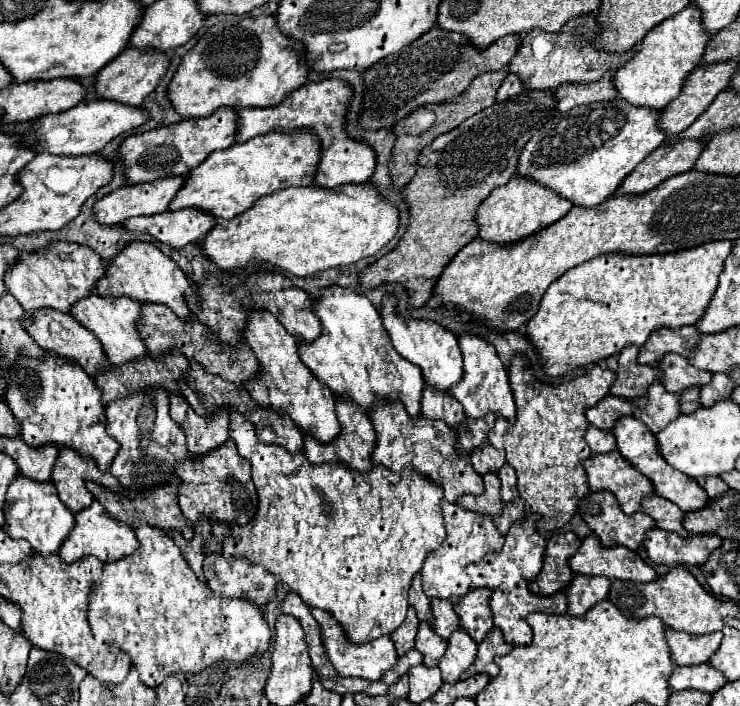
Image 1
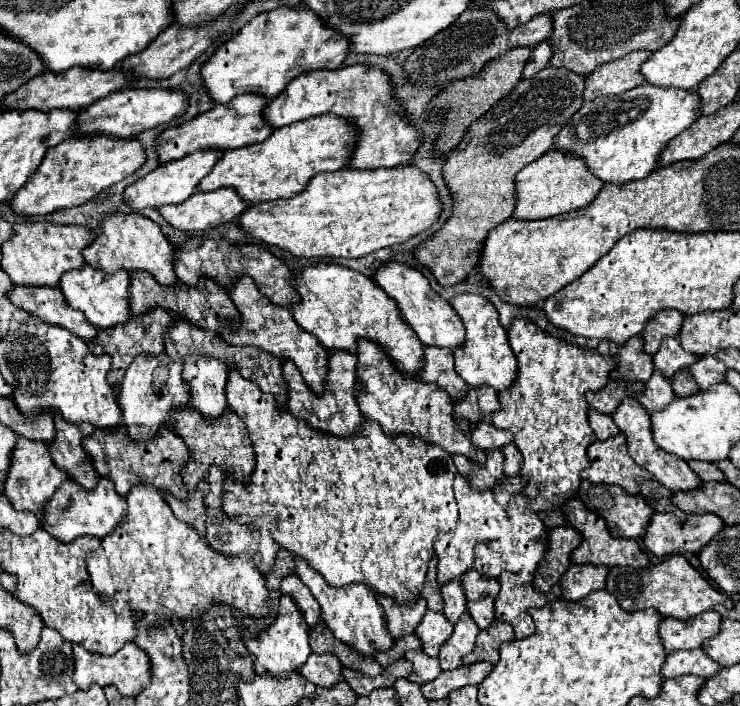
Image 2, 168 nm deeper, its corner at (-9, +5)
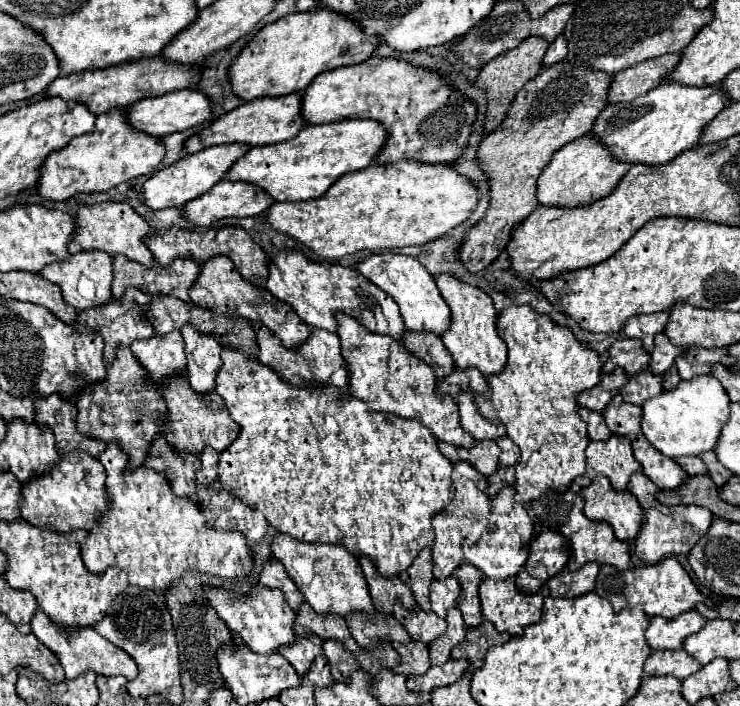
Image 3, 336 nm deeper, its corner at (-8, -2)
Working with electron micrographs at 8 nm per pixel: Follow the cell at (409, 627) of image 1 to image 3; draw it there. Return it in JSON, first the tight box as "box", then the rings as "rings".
{"box":[358,557,416,615],"rings":[[[358,557],[358,563],[364,571],[368,591],[370,591],[370,597],[372,597],[372,603],[376,609],[390,615],[396,599],[400,599],[406,609],[416,607],[412,591],[408,589],[408,585],[402,583],[400,577],[380,577],[380,573],[376,573],[376,565],[372,565],[372,561],[368,561],[368,557]]]}

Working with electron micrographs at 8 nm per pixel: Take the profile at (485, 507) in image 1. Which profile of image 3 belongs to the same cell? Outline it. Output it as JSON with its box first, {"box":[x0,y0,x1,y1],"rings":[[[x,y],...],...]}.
{"box":[438,441,500,477],"rings":[[[438,441],[438,449],[452,463],[456,463],[456,461],[468,461],[468,463],[472,463],[486,477],[492,475],[496,471],[496,467],[498,467],[500,447],[496,445],[496,441],[476,441],[472,449],[460,449],[460,447],[448,445],[444,441]]]}

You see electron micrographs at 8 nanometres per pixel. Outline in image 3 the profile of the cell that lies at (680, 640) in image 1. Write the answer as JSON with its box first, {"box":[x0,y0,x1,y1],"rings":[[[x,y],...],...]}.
{"box":[646,609,706,651],"rings":[[[694,609],[688,613],[680,613],[680,617],[674,617],[674,619],[652,617],[646,629],[646,641],[654,651],[656,649],[682,649],[684,639],[700,631],[704,623],[706,619]]]}

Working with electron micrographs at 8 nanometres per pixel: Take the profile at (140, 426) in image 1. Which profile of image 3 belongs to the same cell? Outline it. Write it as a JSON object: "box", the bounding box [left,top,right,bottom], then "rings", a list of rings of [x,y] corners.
{"box":[130,333,186,381],"rings":[[[168,333],[168,337],[154,335],[148,341],[134,341],[130,349],[152,381],[160,381],[166,375],[182,373],[186,369],[184,341],[180,333]]]}

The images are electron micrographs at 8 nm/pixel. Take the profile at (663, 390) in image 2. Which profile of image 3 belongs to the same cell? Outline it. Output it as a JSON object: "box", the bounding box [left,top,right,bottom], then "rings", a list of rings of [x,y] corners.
{"box":[620,369,662,405],"rings":[[[644,369],[632,377],[628,377],[628,383],[620,389],[626,403],[642,405],[646,399],[658,395],[662,391],[662,377],[654,375],[650,369]]]}

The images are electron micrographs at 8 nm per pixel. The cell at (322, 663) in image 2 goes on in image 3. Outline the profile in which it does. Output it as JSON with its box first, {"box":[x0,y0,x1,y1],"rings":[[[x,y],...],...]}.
{"box":[280,637,322,673],"rings":[[[296,637],[296,645],[284,645],[280,655],[286,657],[298,673],[306,673],[314,657],[322,655],[322,641],[320,637]]]}

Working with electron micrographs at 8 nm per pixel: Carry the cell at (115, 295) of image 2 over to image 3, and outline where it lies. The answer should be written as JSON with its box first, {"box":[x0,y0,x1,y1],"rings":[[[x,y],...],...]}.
{"box":[40,249,112,311],"rings":[[[90,249],[88,253],[76,253],[76,255],[70,255],[68,261],[56,261],[52,265],[46,265],[40,271],[40,275],[44,279],[60,285],[64,301],[78,311],[88,309],[88,307],[96,307],[96,305],[104,305],[106,301],[112,299],[112,293],[110,293],[112,257],[104,251],[98,251],[98,249]]]}

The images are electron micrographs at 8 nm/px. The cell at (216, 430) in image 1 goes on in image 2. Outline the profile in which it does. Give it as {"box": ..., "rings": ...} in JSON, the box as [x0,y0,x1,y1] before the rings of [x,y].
{"box":[183,356,229,422],"rings":[[[201,356],[187,358],[183,364],[183,380],[189,386],[193,410],[209,422],[225,416],[229,406],[225,398],[227,366],[221,360]]]}

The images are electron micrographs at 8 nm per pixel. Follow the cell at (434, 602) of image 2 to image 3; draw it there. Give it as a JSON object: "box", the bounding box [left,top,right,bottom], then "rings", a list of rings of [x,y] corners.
{"box":[406,547,432,611],"rings":[[[424,547],[420,551],[420,557],[406,569],[406,583],[414,593],[416,603],[424,609],[430,611],[430,601],[428,601],[428,591],[432,583],[432,553],[430,547]]]}

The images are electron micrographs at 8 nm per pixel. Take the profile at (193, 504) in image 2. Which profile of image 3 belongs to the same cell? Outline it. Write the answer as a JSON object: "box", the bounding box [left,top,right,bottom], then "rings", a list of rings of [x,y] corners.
{"box":[144,437,200,499],"rings":[[[156,437],[156,441],[150,445],[150,453],[144,461],[148,467],[156,471],[164,471],[168,481],[172,483],[174,493],[188,495],[190,499],[196,499],[196,467],[200,465],[198,455],[176,451],[164,437]]]}

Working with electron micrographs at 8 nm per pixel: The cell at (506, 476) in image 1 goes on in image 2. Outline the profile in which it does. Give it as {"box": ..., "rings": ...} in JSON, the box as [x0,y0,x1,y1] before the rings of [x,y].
{"box":[503,444,523,476],"rings":[[[515,444],[505,446],[505,448],[503,448],[503,456],[505,456],[505,474],[507,474],[507,476],[509,476],[509,474],[519,474],[523,458],[521,458],[521,452],[517,450],[517,446],[515,446]]]}

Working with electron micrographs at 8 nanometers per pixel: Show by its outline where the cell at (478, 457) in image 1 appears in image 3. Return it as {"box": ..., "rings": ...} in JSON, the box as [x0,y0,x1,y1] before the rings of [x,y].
{"box":[454,393,506,441],"rings":[[[456,393],[454,399],[456,399],[456,405],[460,409],[460,423],[474,439],[478,439],[478,441],[498,439],[500,435],[506,435],[506,429],[502,423],[492,423],[478,413],[470,393]]]}

